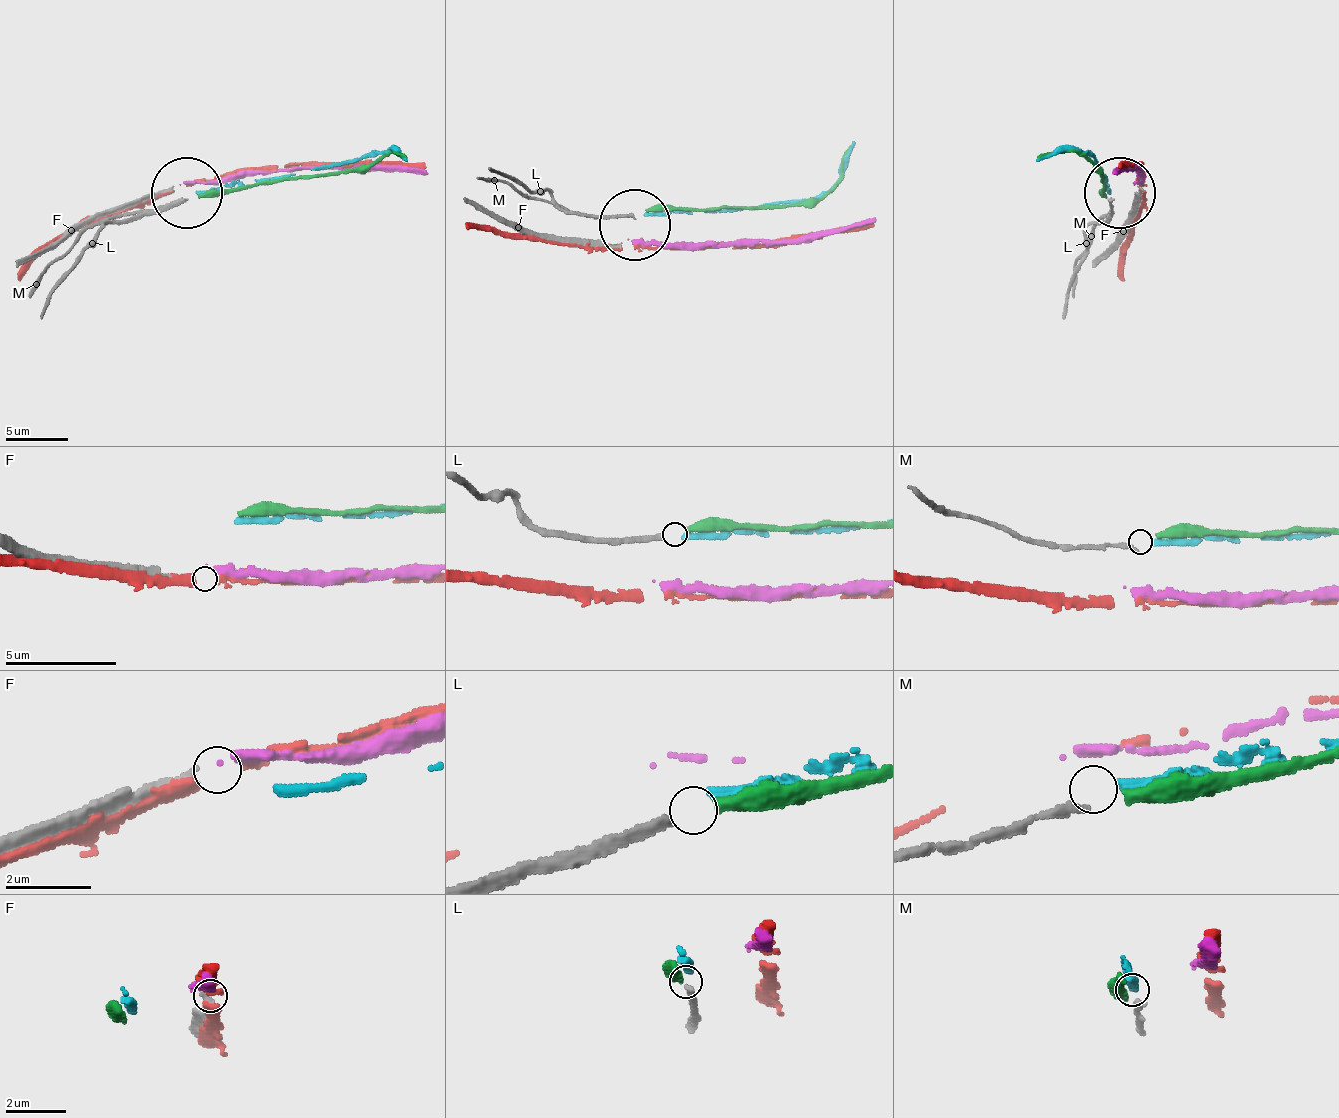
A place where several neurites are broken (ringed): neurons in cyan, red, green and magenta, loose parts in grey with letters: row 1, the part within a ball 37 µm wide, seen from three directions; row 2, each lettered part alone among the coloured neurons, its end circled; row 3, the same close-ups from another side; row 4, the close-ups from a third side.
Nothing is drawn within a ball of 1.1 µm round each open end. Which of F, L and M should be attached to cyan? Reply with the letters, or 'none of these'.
M

